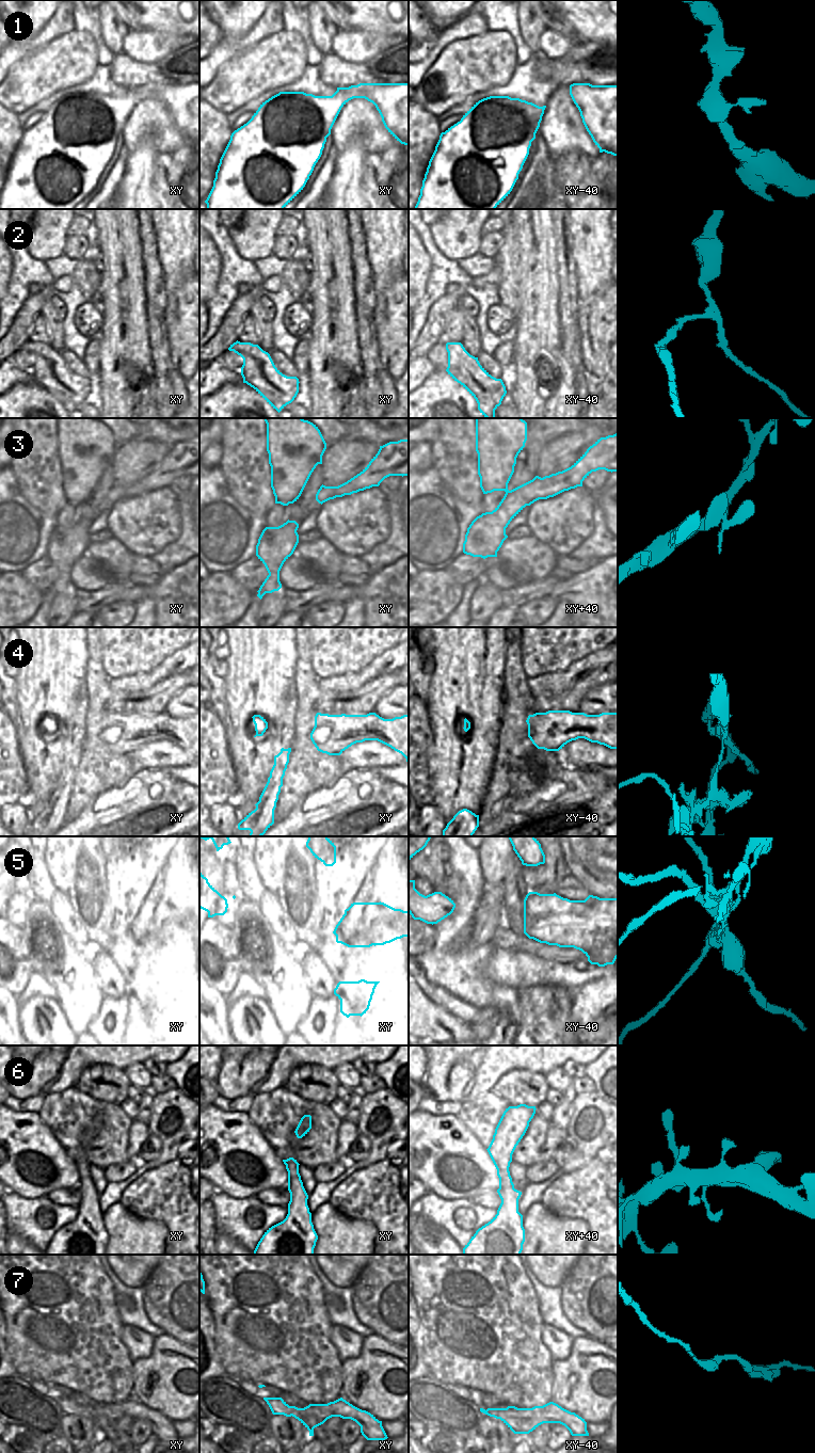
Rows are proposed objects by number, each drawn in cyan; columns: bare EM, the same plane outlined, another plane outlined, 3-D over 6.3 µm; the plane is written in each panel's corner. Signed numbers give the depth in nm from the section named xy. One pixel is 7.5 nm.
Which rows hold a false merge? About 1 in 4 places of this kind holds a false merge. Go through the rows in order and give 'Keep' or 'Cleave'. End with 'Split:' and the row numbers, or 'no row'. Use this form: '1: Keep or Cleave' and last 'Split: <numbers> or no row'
1: Keep
2: Keep
3: Keep
4: Cleave
5: Cleave
6: Keep
7: Keep
Split: 4, 5

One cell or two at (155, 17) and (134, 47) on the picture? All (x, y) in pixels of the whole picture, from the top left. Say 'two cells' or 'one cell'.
two cells

